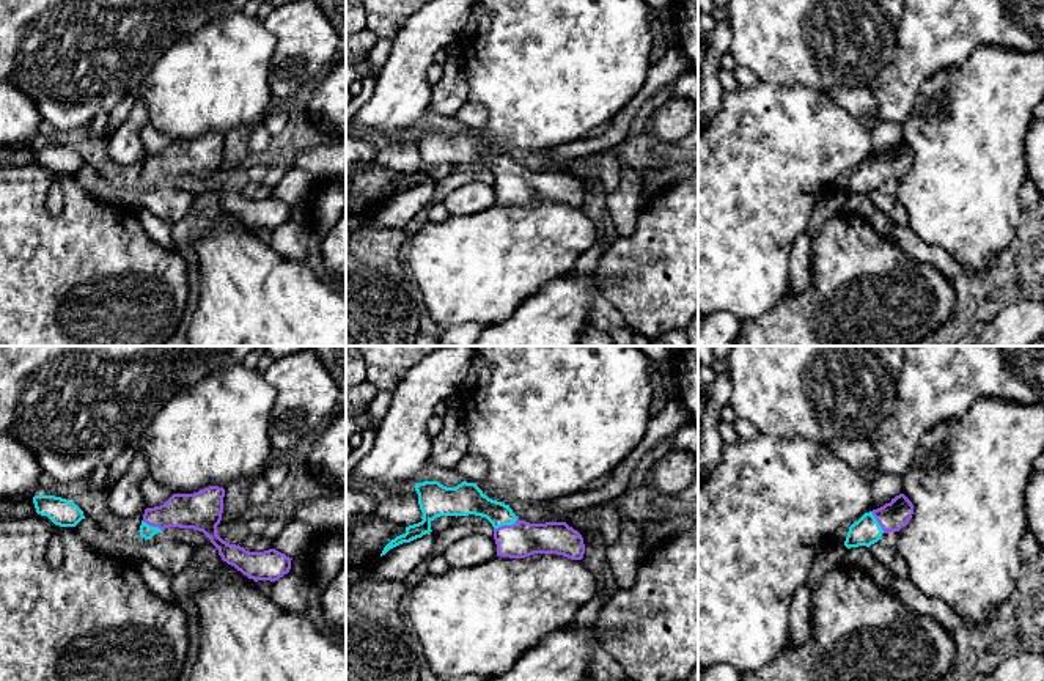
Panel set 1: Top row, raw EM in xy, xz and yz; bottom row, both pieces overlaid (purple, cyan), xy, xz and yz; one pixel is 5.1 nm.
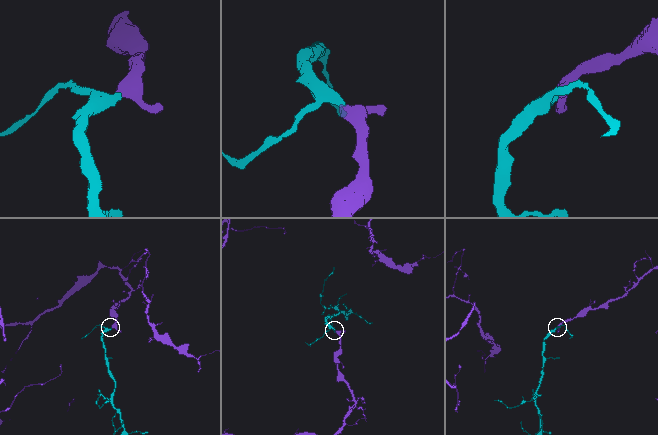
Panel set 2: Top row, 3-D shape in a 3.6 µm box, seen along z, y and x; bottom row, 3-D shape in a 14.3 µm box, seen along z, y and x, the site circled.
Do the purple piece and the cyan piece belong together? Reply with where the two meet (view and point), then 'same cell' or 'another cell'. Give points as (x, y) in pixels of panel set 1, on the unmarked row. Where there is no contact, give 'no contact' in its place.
xz (505, 173) | same cell

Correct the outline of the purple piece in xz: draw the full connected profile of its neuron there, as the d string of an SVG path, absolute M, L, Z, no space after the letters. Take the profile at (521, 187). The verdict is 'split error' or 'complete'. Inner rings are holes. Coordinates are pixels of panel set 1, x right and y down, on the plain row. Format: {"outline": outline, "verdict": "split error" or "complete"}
{"outline": "M423 129L414 134L423 168L406 175L406 181L392 187L380 204L390 197L410 190L432 179L431 170L440 164L481 164L494 175L497 203L525 206L533 201L557 201L582 208L585 192L582 182L566 170L530 171L519 168L509 153L492 148L475 131L462 129L447 135L439 129Z", "verdict": "split error"}

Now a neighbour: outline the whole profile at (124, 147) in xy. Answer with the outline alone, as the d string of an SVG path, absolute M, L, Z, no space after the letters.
M135 101L126 121L107 140L107 154L118 165L143 164L148 156L140 132L149 124L146 104Z

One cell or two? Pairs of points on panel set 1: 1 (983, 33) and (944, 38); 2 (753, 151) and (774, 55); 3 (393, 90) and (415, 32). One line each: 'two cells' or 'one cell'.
1: one cell
2: two cells
3: one cell

